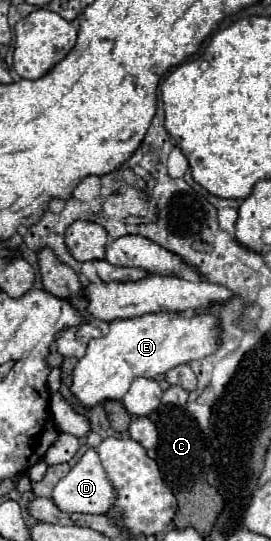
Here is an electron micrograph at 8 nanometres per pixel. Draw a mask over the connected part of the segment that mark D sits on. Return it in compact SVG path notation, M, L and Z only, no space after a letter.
M90 448L86 454L72 466L72 470L54 486L52 490L52 502L62 512L84 512L84 514L106 514L108 508L112 508L114 500L112 484L108 484L108 478L104 474L104 468L100 464L100 458L96 456L96 450Z

